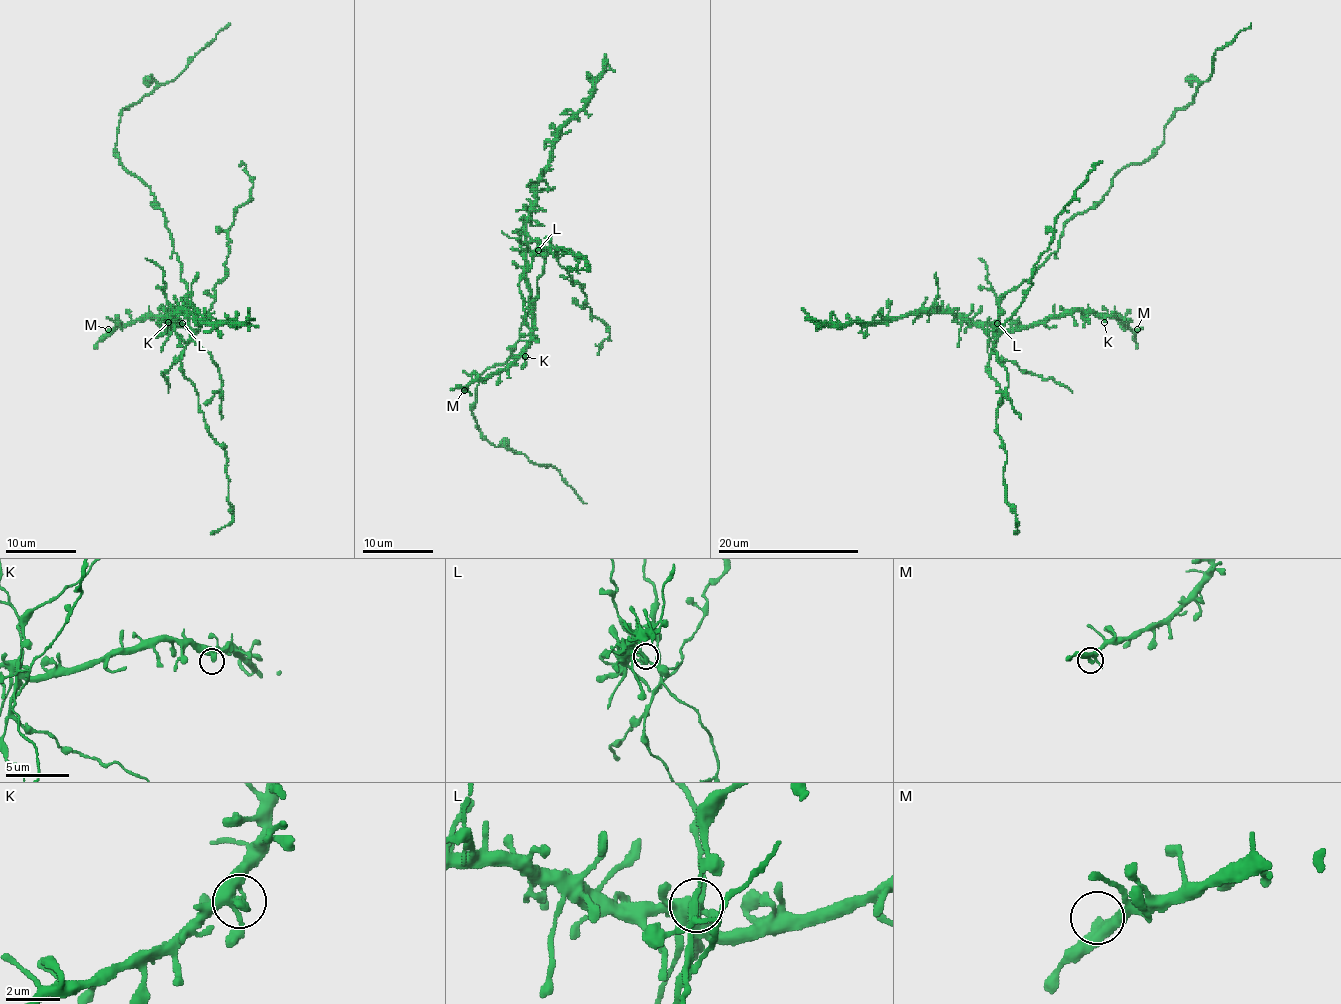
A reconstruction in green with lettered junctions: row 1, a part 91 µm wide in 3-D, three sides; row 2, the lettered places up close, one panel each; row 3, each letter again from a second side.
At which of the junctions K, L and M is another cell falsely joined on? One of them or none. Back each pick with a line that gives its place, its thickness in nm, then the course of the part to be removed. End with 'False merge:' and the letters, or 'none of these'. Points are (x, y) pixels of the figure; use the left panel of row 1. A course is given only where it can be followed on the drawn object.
L: Place: (182, 323). Thickness 240 nm. Course of the part to remove: (182, 324), (189, 322), (180, 262), (150, 189), (120, 161), (117, 127), (120, 113), (173, 80), (230, 23)
False merge: L

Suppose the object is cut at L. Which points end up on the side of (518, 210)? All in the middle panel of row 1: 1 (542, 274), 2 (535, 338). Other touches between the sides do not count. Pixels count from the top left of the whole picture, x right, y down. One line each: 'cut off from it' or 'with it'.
1: cut off from it
2: with it

